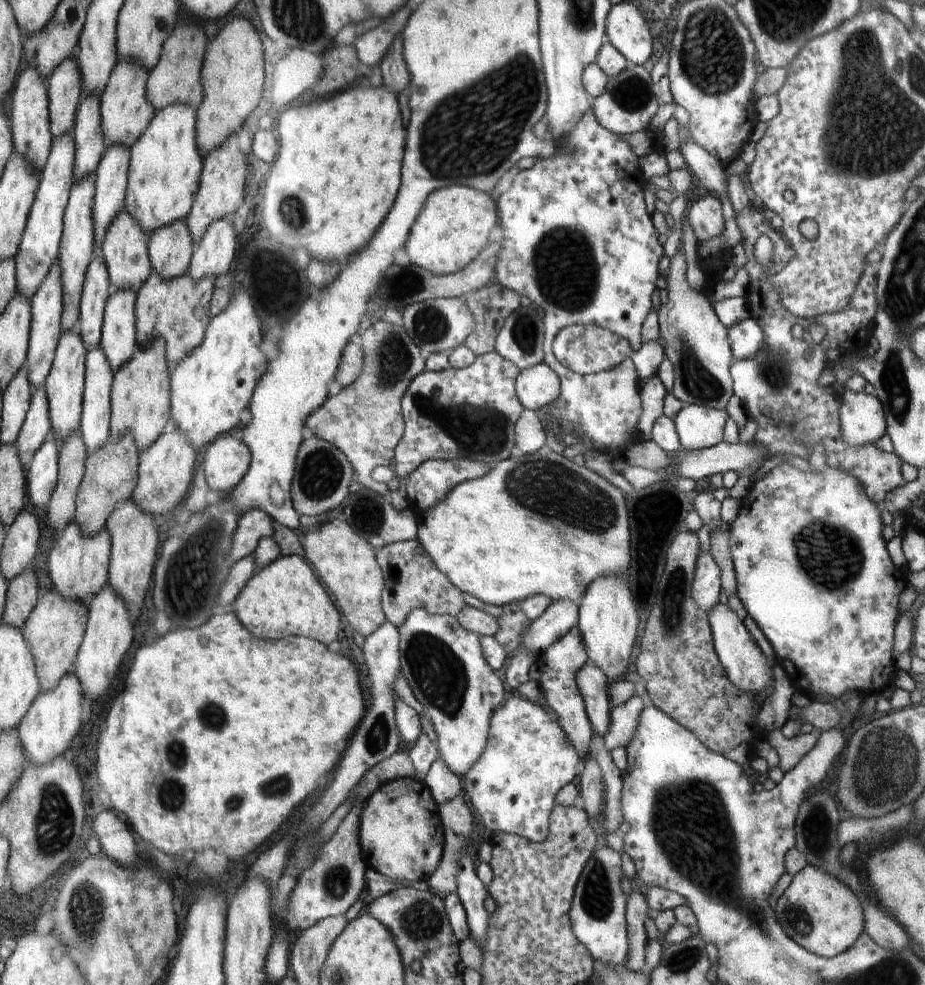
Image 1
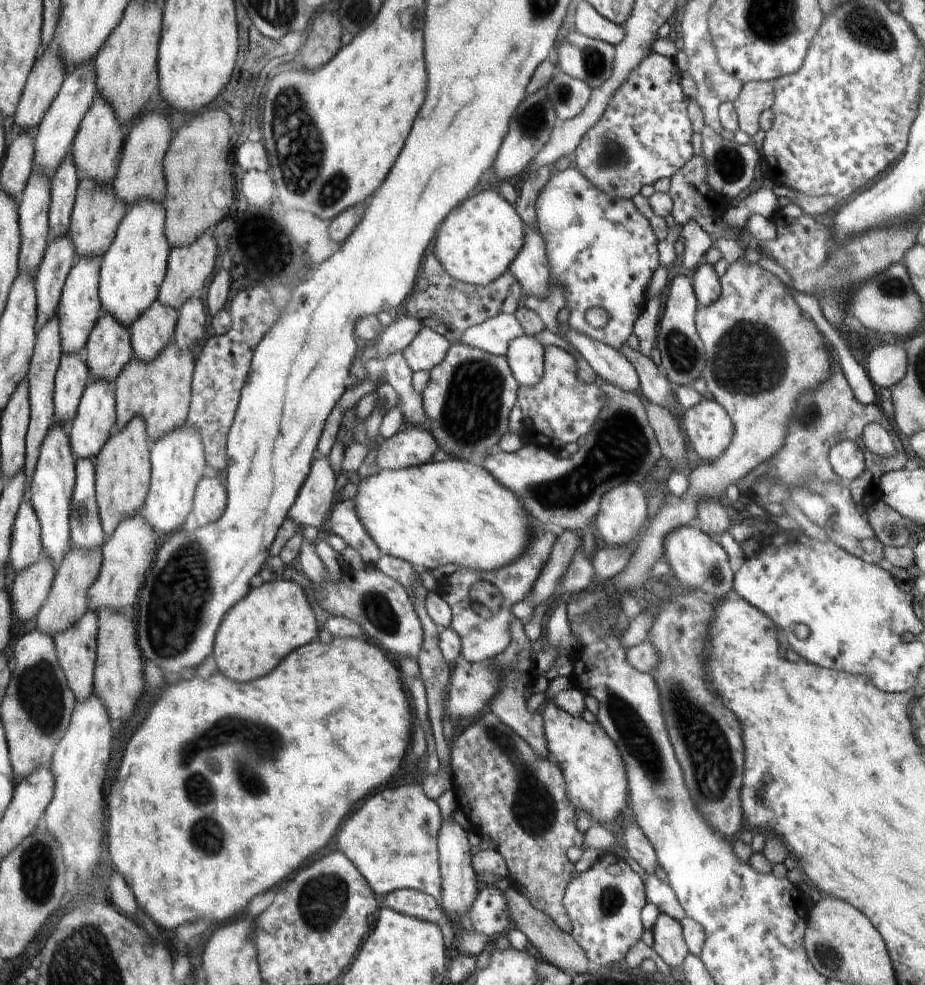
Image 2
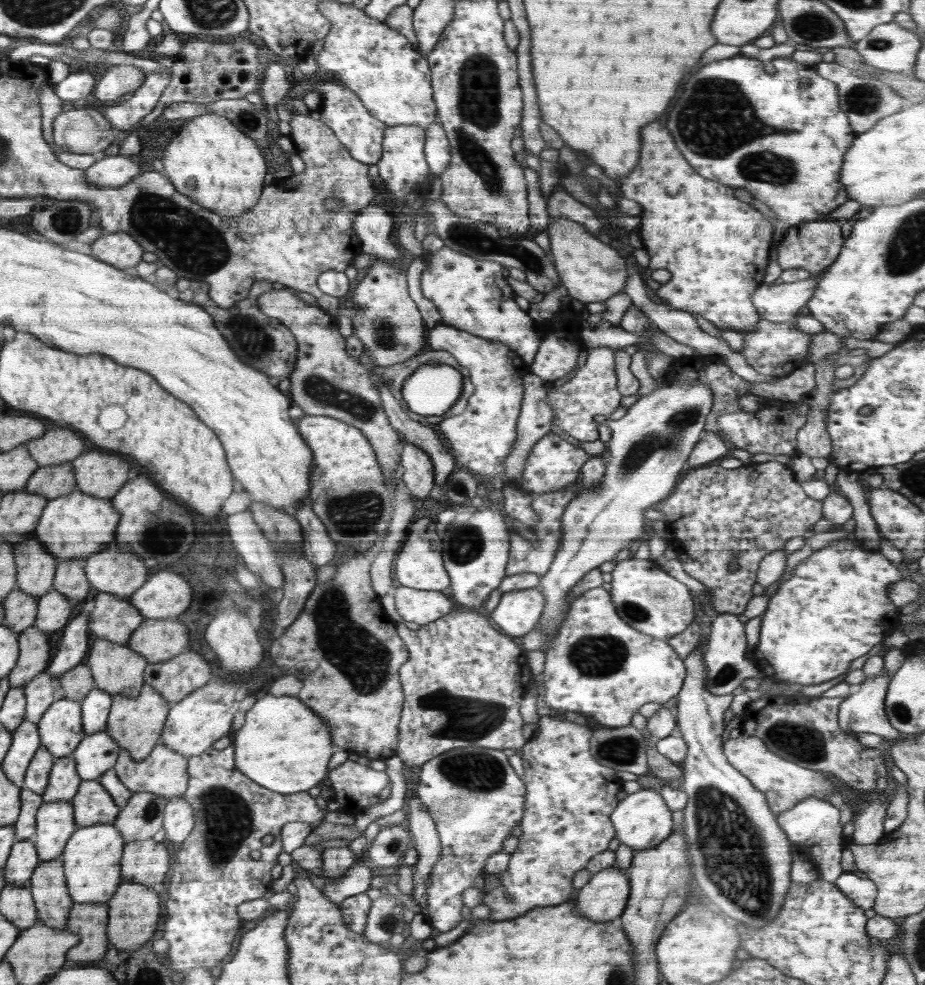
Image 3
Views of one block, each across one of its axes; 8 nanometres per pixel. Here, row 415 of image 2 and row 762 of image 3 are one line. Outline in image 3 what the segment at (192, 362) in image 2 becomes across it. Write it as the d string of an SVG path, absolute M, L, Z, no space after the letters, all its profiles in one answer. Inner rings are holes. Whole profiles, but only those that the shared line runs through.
M159 742L152 752L144 758L142 762L136 762L131 758L131 754L126 749L121 749L119 752L118 761L115 763L113 770L130 791L137 792L152 792L169 800L172 797L182 797L183 793L188 788L188 758L180 753L168 748L168 746Z

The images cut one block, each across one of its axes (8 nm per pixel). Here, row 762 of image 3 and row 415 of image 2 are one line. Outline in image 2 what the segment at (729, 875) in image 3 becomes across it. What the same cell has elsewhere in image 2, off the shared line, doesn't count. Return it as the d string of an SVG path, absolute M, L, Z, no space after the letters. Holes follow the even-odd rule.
M708 396L696 406L683 410L681 429L704 462L718 460L728 450L734 436L734 426L728 412Z

